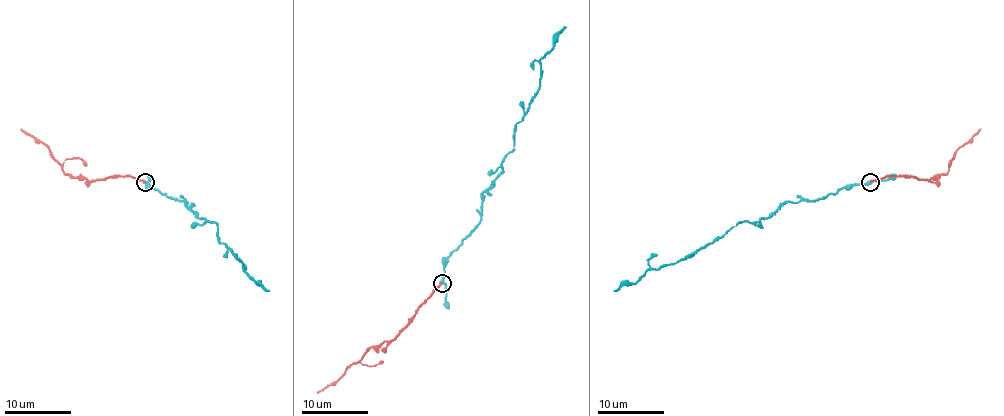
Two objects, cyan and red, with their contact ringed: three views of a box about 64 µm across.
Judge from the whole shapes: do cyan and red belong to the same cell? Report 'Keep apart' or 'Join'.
Join

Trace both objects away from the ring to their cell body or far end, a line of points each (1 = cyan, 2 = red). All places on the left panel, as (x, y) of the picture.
1: (145, 183), (185, 201), (205, 222), (213, 221), (217, 224), (217, 237), (243, 264), (243, 269), (268, 290)
2: (145, 183), (131, 176), (107, 176), (94, 181), (66, 174), (51, 151), (21, 128)

